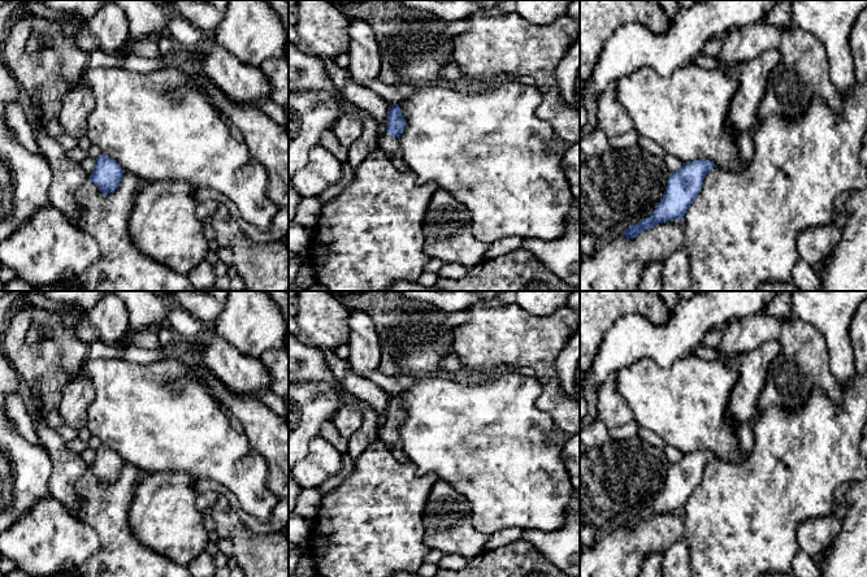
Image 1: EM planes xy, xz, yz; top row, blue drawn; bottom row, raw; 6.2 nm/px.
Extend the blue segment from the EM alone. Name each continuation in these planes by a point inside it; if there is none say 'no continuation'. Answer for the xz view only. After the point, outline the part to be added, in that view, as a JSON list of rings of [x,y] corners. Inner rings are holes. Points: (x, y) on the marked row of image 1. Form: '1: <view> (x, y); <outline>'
1: xz (386, 142); [[[383,134],[378,140],[378,148],[385,152],[395,152],[400,149],[400,143],[398,138],[393,138],[390,134]]]

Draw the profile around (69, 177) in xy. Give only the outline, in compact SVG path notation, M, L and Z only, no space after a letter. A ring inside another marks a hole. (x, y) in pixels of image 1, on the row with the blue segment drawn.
M26 99L25 104L40 153L47 159L53 174L49 203L61 211L73 225L81 217L78 192L90 175L82 169L81 164L68 157L66 151L56 138L47 134L45 126L42 125L40 107L30 99Z

